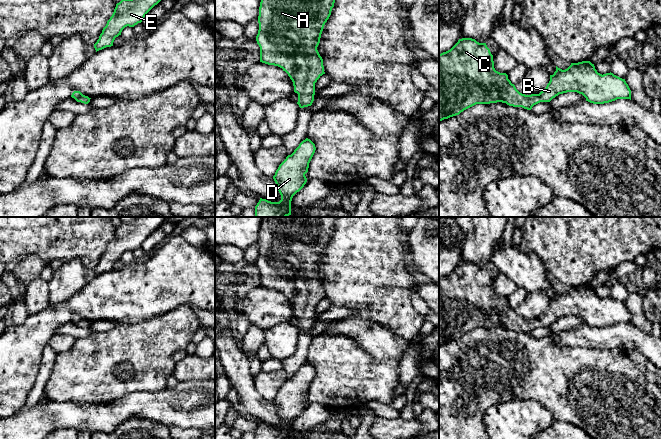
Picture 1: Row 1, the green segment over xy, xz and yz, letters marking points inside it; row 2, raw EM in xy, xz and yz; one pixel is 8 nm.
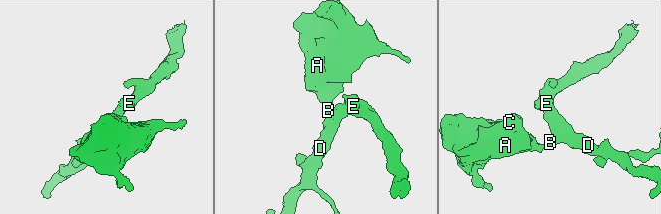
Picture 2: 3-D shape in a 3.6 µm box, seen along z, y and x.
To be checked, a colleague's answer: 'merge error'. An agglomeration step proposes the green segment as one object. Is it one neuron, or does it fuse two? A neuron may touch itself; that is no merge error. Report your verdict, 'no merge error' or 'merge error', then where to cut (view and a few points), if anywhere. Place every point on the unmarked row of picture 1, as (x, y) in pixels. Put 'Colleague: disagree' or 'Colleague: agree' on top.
Colleague: disagree
no merge error; cut none

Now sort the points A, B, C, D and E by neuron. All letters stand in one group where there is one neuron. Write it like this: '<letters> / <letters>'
A B C D E

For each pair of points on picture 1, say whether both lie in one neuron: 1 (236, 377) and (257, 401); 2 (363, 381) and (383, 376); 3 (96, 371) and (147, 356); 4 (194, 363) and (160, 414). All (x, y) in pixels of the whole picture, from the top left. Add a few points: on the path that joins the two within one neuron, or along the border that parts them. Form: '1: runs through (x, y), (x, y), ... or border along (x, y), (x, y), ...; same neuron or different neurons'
1: runs through (242, 383), (251, 395); same neuron
2: runs through (368, 380), (378, 380); same neuron
3: runs through (109, 365), (121, 359), (134, 358); same neuron
4: border along (204, 379), (178, 382); different neurons

